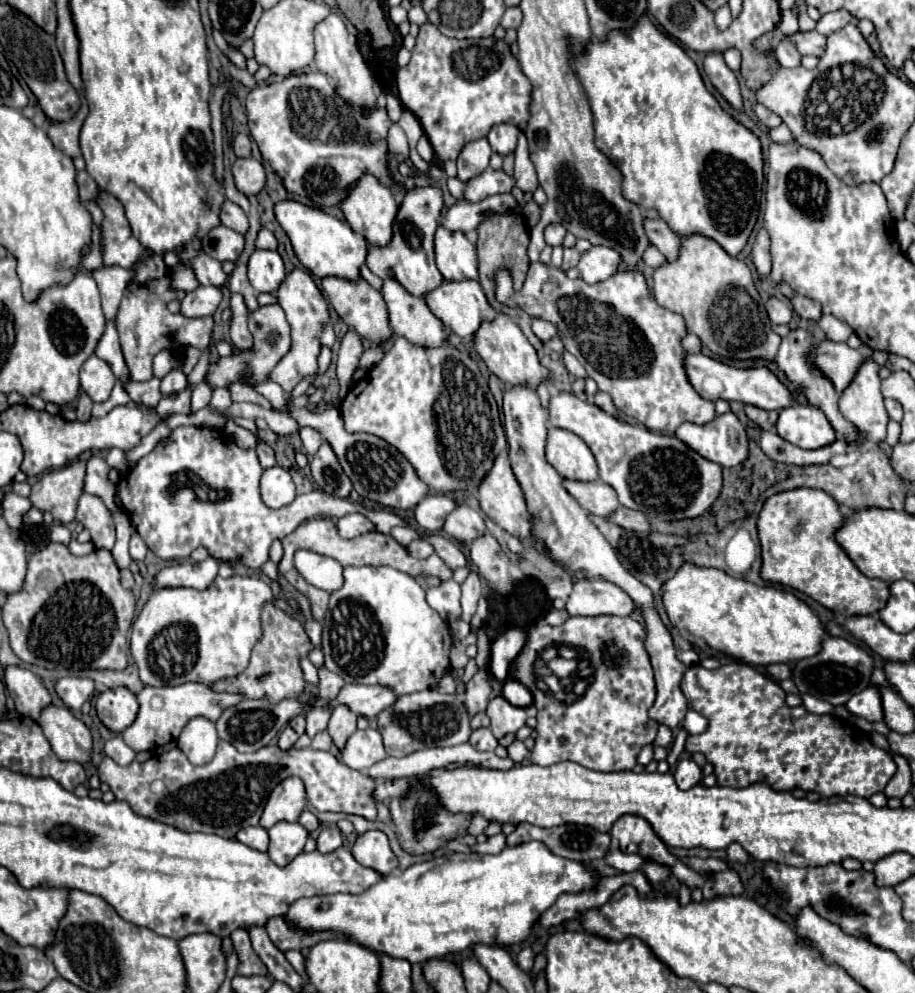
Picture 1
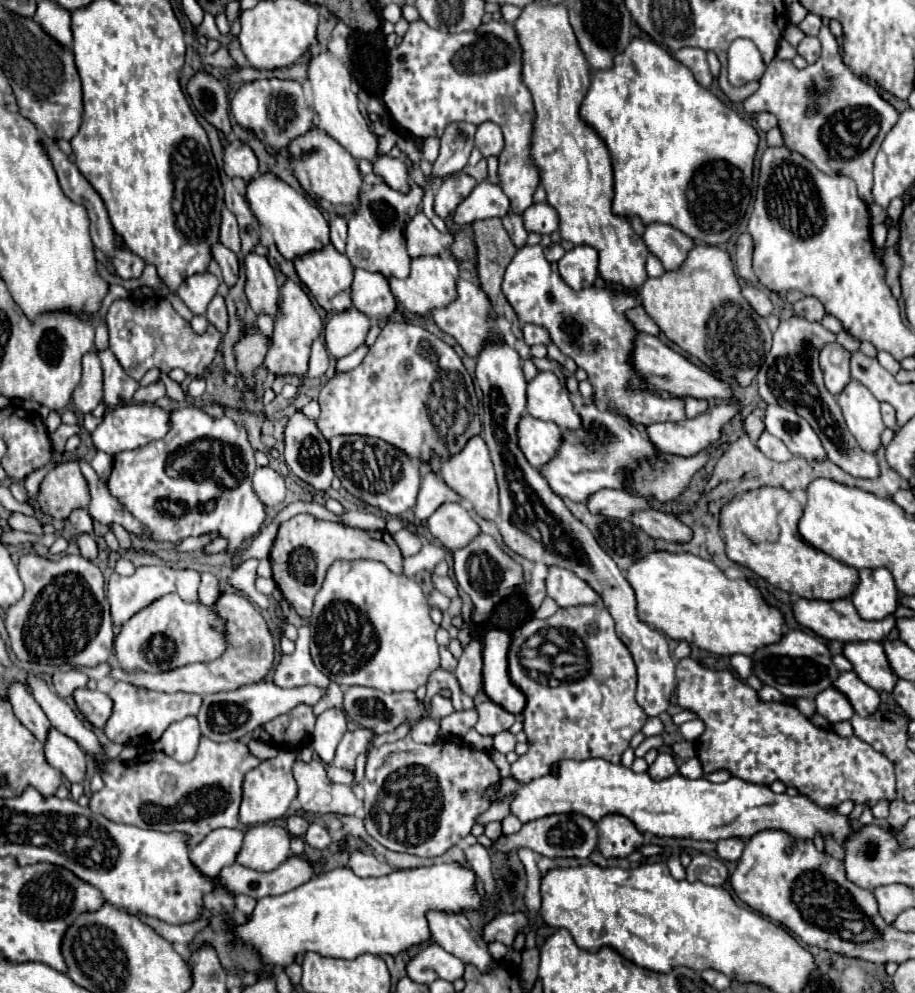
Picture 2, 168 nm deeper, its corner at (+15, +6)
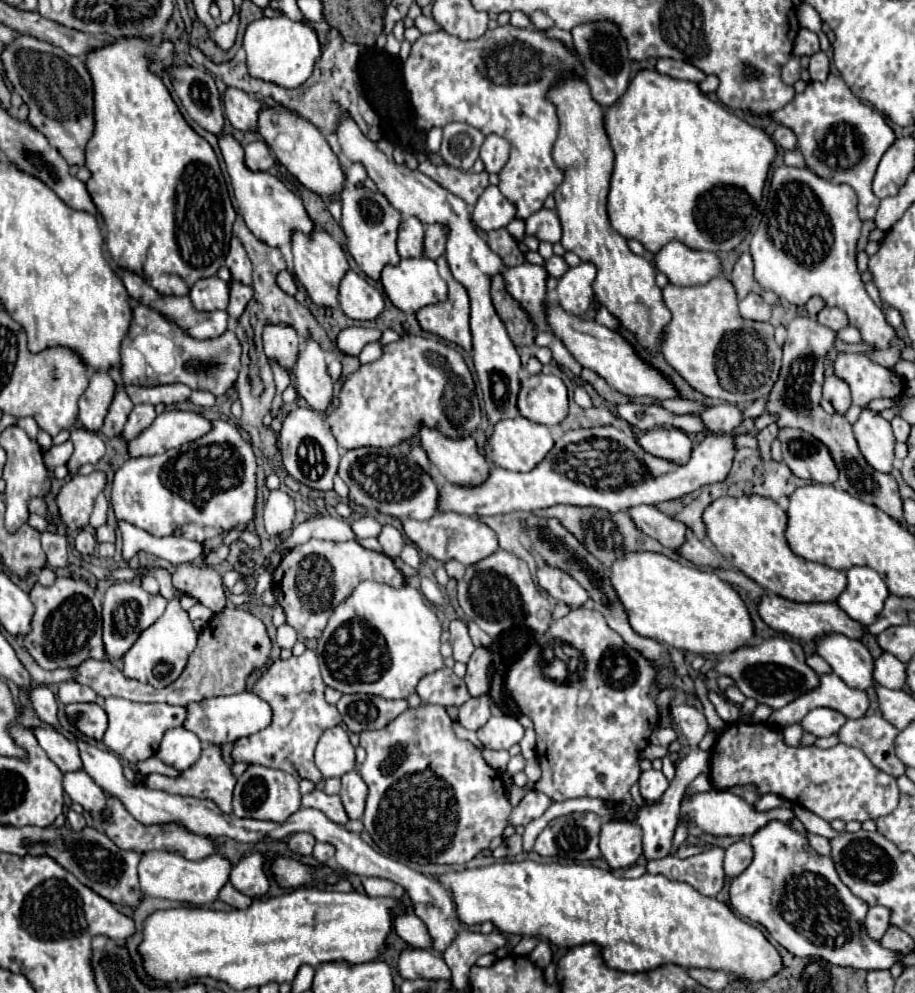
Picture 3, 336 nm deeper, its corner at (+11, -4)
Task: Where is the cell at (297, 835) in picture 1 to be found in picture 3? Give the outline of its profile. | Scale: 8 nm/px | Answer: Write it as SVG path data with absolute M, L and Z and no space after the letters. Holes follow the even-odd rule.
M253 852L241 858L229 876L229 882L243 894L251 898L261 898L269 890L269 876L267 876L267 858L261 852Z

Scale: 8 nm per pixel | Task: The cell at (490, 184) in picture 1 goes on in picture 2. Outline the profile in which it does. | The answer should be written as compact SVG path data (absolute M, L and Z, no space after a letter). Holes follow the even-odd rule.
M453 174L453 176L445 178L445 182L441 184L439 192L435 194L435 202L433 202L435 214L441 216L441 218L447 218L449 214L453 214L455 208L475 188L475 184L477 182L471 176L465 176L465 174Z

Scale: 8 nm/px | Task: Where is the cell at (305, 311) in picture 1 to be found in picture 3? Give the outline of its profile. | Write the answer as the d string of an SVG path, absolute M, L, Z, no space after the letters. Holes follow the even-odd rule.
M313 338L305 340L305 348L299 350L297 362L293 366L293 376L295 376L295 382L297 382L297 394L301 398L305 398L307 404L313 410L325 412L327 406L329 406L329 402L331 402L331 398L333 398L333 380L327 374L327 356L325 356L325 350L321 348L321 344L317 340L313 340Z

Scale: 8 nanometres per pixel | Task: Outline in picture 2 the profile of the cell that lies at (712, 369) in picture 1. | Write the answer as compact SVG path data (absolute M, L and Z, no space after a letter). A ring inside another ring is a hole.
M637 332L629 362L633 364L633 368L641 376L641 380L645 380L645 384L649 384L657 390L667 390L673 396L681 396L681 398L691 396L691 398L703 398L703 400L715 400L715 398L731 400L733 398L731 386L727 382L719 380L709 370L703 370L703 368L691 364L687 358L683 358L681 354L667 348L657 336Z

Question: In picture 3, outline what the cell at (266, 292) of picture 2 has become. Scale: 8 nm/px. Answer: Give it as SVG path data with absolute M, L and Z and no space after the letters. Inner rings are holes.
M265 324L263 348L269 358L275 358L283 368L291 370L299 350L299 336L289 324Z

